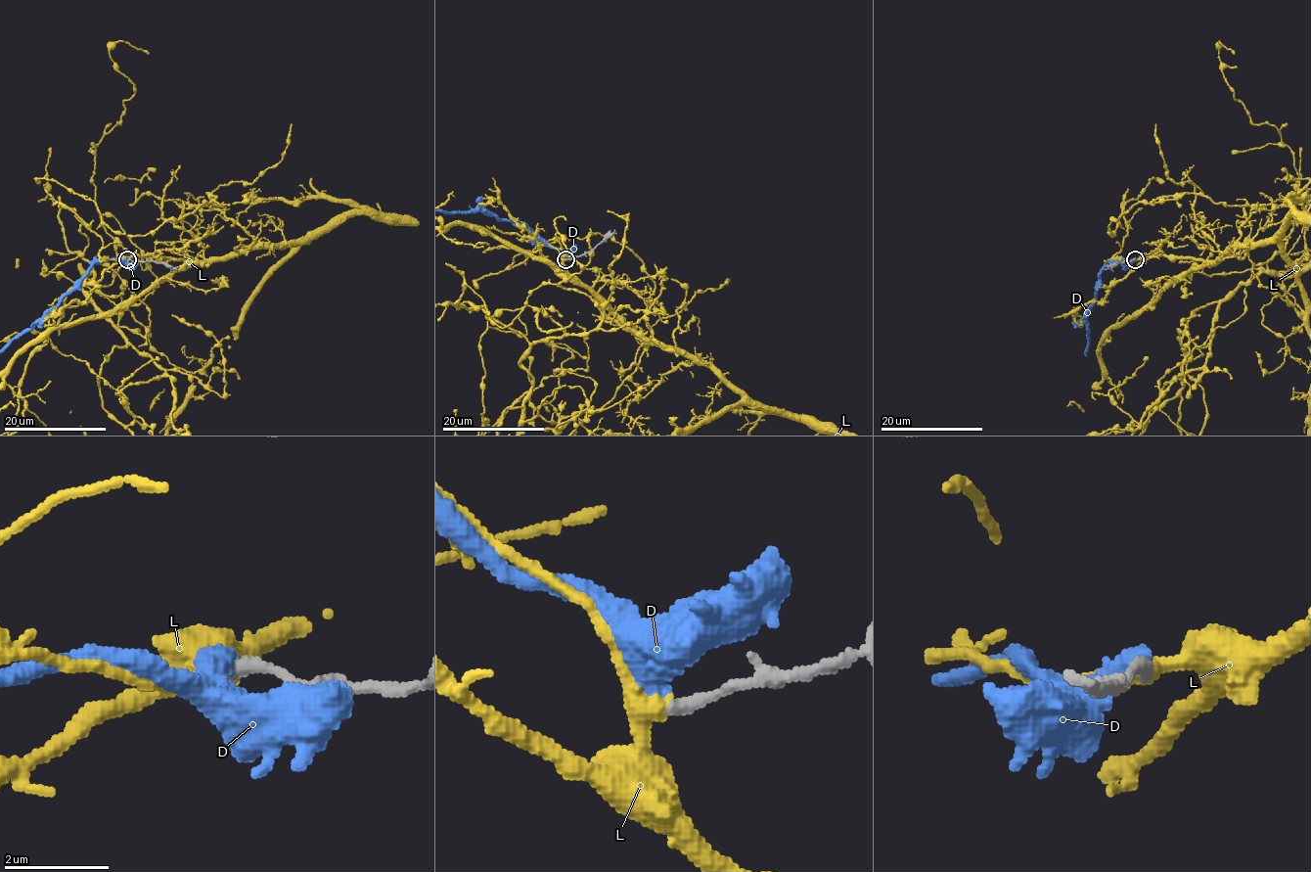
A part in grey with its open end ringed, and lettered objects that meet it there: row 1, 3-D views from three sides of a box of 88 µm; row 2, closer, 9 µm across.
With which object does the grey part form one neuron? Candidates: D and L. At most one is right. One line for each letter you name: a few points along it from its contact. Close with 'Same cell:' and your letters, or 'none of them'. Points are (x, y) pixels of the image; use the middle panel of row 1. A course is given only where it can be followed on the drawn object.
Same cell: L

